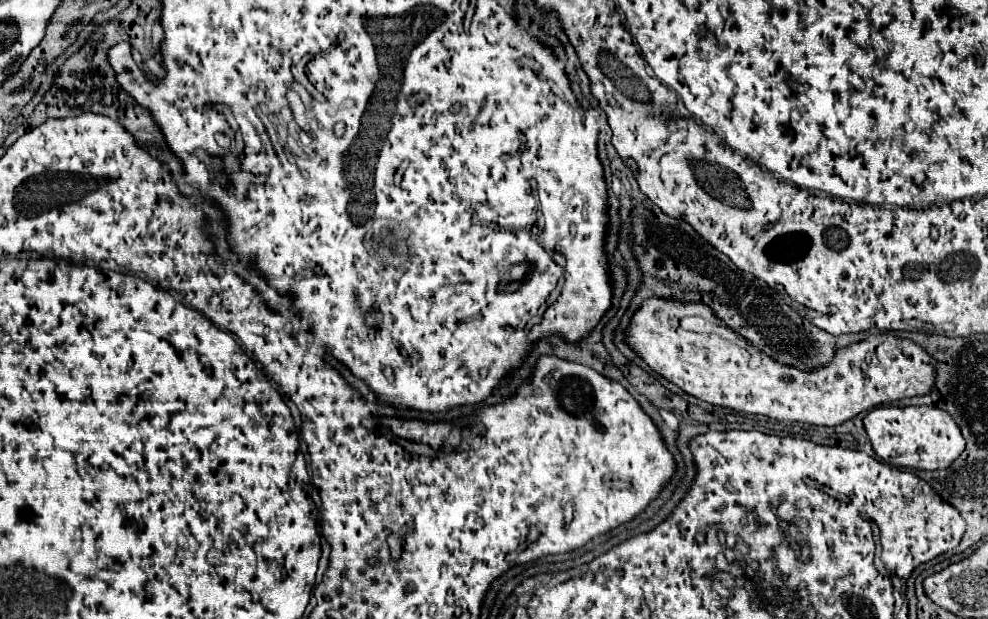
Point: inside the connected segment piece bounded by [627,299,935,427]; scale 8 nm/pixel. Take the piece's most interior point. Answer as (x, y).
(720, 367)

